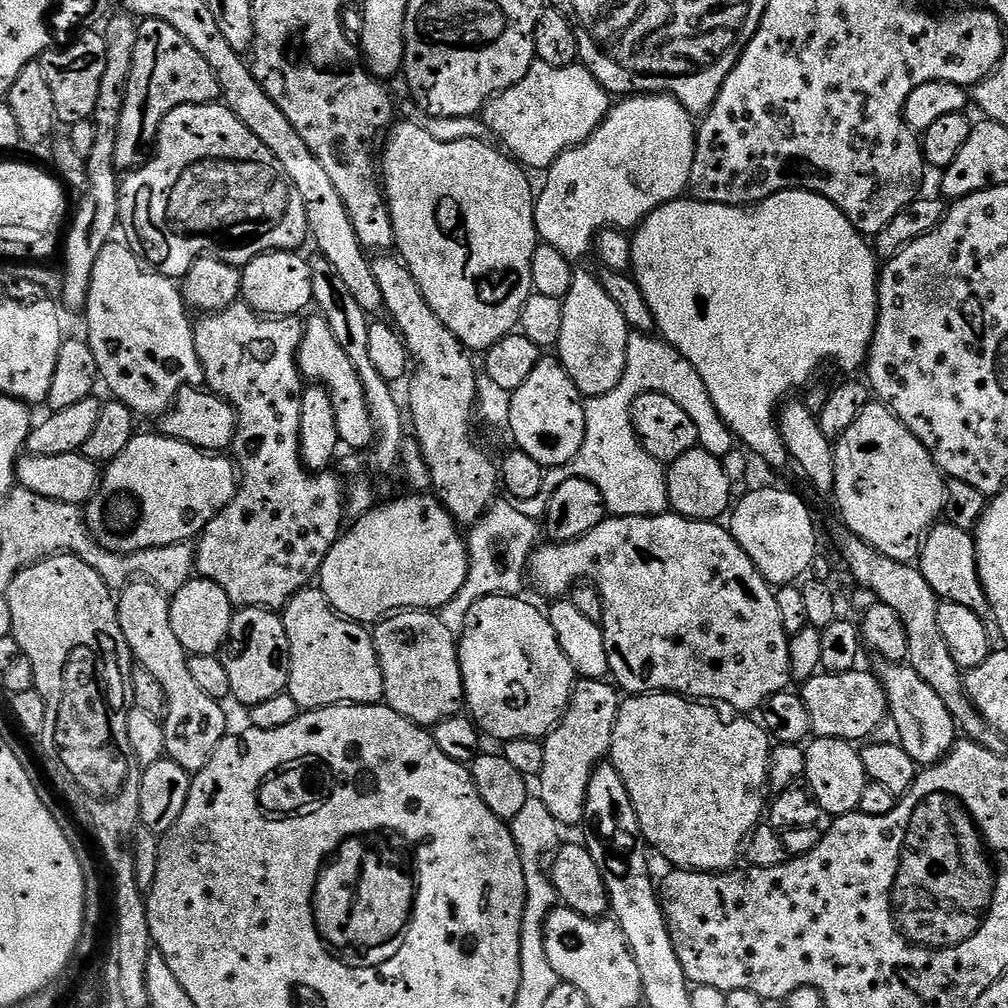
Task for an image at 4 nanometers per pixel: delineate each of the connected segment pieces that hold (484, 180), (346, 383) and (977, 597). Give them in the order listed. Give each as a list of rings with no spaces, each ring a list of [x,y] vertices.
[[[397,123],[395,127],[387,133],[386,143],[382,148],[382,187],[385,196],[388,197],[388,209],[392,215],[392,225],[394,226],[394,248],[398,253],[399,259],[403,260],[404,264],[410,270],[410,274],[414,274],[414,282],[418,282],[418,286],[422,290],[422,298],[426,298],[426,302],[430,302],[430,310],[434,310],[434,314],[438,314],[438,318],[442,318],[442,322],[446,326],[446,330],[450,330],[450,334],[454,334],[454,338],[458,338],[458,342],[462,342],[464,347],[468,349],[469,353],[479,354],[487,353],[488,349],[494,347],[498,341],[507,336],[513,335],[517,331],[520,323],[520,315],[526,306],[526,302],[532,297],[532,275],[530,274],[530,262],[534,258],[534,250],[538,243],[536,234],[536,197],[537,193],[532,192],[532,184],[528,181],[529,173],[511,155],[505,154],[499,147],[491,148],[488,144],[483,144],[480,140],[439,140],[432,132],[427,132],[420,124],[400,124]]]
[[[316,314],[305,323],[304,337],[300,343],[300,352],[296,360],[300,364],[300,374],[305,378],[319,378],[327,388],[330,398],[334,402],[334,414],[338,418],[338,434],[345,445],[352,448],[367,449],[375,441],[378,433],[376,424],[366,402],[366,394],[362,386],[362,378],[358,378],[358,370],[346,358],[346,350],[338,346],[330,326],[323,316]]]
[[[947,522],[937,523],[925,537],[918,567],[941,601],[958,602],[958,606],[967,606],[969,610],[974,610],[974,614],[985,618],[992,616],[992,604],[980,577],[976,537],[972,532],[958,530],[958,526]]]

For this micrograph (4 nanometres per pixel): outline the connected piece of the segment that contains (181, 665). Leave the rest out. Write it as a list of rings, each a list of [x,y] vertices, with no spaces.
[[[140,578],[126,585],[119,593],[116,613],[122,634],[132,651],[133,661],[139,667],[150,670],[164,691],[168,703],[168,710],[162,717],[167,759],[178,762],[178,766],[189,774],[195,774],[203,770],[206,762],[210,762],[218,742],[224,740],[229,731],[228,720],[224,717],[225,705],[204,693],[190,675],[189,653],[185,652],[182,642],[178,642],[174,635],[174,626],[170,626],[169,603],[169,597]]]

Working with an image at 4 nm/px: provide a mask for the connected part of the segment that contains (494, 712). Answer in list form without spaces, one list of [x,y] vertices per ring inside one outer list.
[[[520,596],[482,598],[474,602],[474,606],[470,606],[470,614],[466,614],[466,624],[459,637],[458,647],[464,683],[464,704],[485,737],[493,736],[499,742],[518,738],[540,740],[553,732],[568,708],[572,688],[578,677],[570,658],[566,658],[554,634],[554,626],[550,626],[543,611],[539,612]]]

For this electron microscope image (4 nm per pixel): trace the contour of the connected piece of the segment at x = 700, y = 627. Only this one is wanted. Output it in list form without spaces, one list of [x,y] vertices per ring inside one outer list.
[[[665,514],[663,516],[612,516],[605,518],[598,526],[594,526],[594,530],[590,530],[582,538],[572,541],[570,544],[553,544],[551,542],[544,542],[537,547],[536,551],[532,553],[530,561],[530,576],[531,579],[536,579],[536,584],[545,592],[546,595],[552,596],[551,598],[564,598],[571,593],[572,589],[577,587],[578,582],[591,582],[596,585],[596,589],[600,592],[600,596],[604,599],[604,619],[602,627],[604,629],[604,637],[606,638],[606,654],[608,655],[608,670],[611,679],[625,693],[628,694],[647,694],[649,692],[671,692],[677,696],[691,698],[697,702],[716,702],[712,700],[721,700],[724,704],[729,704],[732,708],[737,708],[737,713],[752,714],[752,711],[763,709],[766,701],[774,694],[785,691],[790,684],[790,658],[788,657],[788,642],[789,634],[782,626],[782,617],[778,614],[778,602],[776,601],[776,594],[773,585],[765,580],[763,574],[754,566],[754,562],[742,550],[742,546],[738,546],[738,542],[733,538],[731,531],[727,527],[723,528],[723,523],[713,522],[711,520],[692,520],[688,516],[678,516],[675,514]]]

